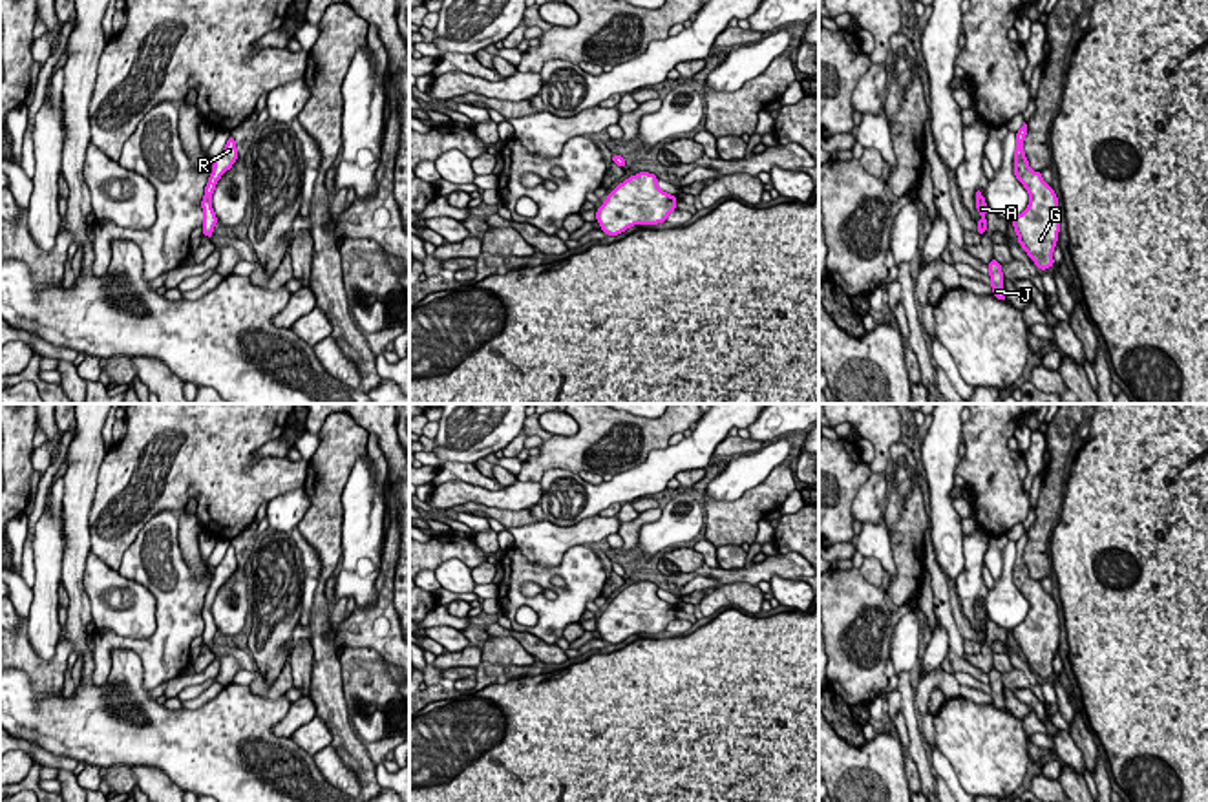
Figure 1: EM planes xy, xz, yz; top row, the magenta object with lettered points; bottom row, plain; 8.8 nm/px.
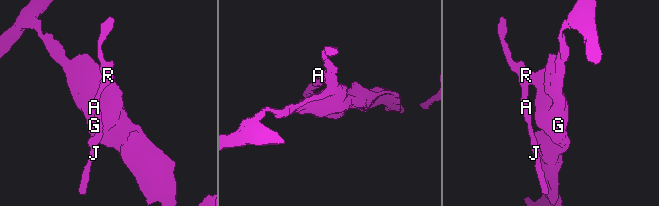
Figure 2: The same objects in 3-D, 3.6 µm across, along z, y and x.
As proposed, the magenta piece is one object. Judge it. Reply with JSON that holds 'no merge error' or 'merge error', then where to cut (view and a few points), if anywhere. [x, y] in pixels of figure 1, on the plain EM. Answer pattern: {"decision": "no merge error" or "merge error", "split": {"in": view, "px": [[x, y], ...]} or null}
{"decision": "no merge error", "split": null}

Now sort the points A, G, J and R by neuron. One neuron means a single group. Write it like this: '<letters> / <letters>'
A G J R

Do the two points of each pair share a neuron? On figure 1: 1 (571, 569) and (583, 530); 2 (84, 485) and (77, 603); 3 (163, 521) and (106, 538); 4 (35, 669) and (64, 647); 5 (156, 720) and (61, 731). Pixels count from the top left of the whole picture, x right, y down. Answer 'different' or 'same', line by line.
1: different
2: same
3: different
4: same
5: same

